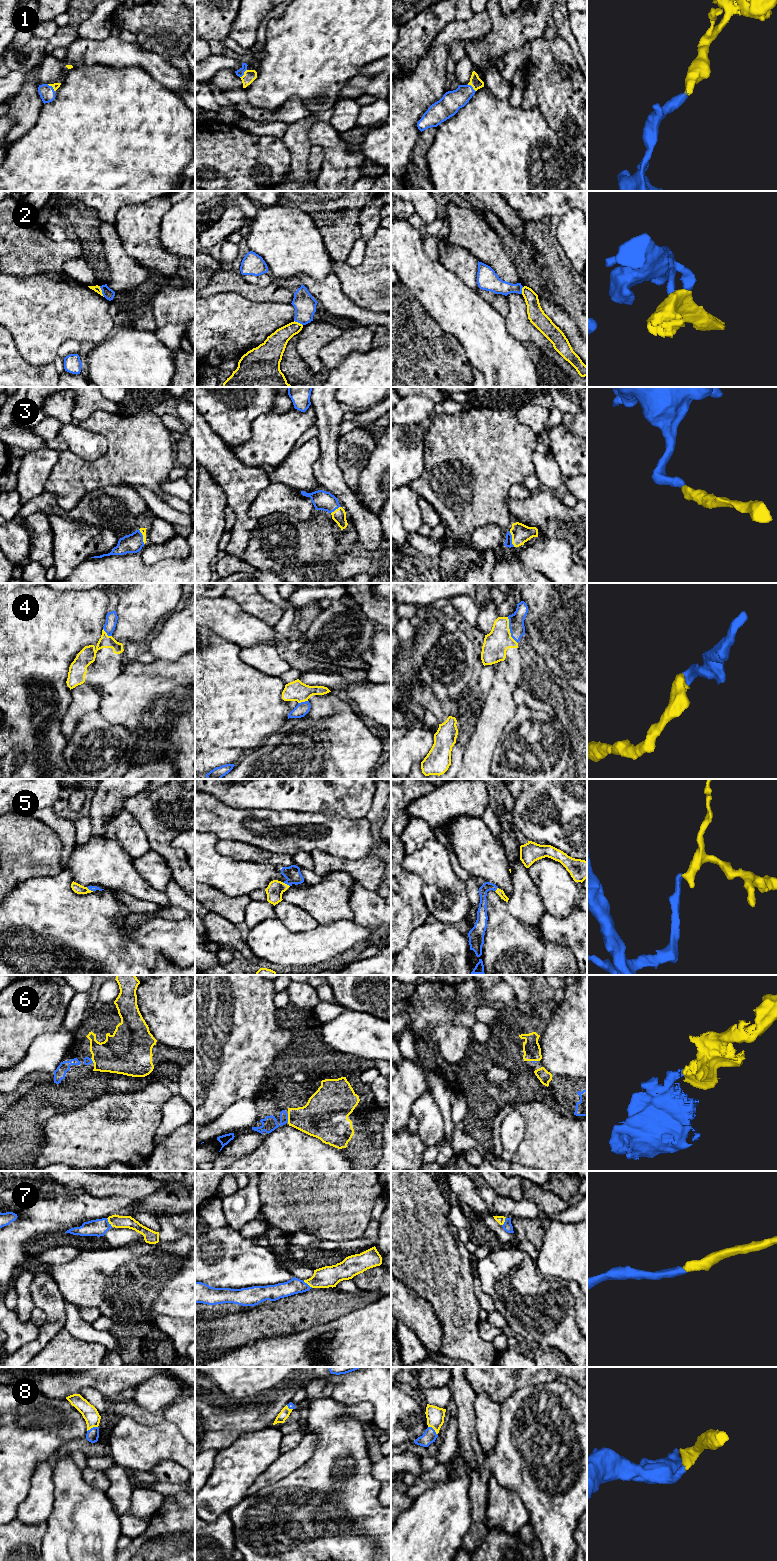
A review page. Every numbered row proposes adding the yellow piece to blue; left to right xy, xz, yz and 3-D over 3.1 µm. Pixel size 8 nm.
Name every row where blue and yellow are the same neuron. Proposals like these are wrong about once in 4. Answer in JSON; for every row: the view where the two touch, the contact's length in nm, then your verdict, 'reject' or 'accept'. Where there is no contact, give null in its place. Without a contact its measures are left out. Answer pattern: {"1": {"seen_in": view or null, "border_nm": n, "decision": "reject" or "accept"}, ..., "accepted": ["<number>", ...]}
{"1": {"seen_in": "yz", "border_nm": 90, "decision": "accept"}, "2": {"seen_in": "xy", "border_nm": 100, "decision": "reject"}, "3": {"seen_in": "yz", "border_nm": 130, "decision": "accept"}, "4": {"seen_in": "yz", "border_nm": 240, "decision": "accept"}, "5": {"seen_in": "xz", "border_nm": 70, "decision": "accept"}, "6": {"seen_in": "xz", "border_nm": 60, "decision": "accept"}, "7": {"seen_in": "xy", "border_nm": 90, "decision": "accept"}, "8": {"seen_in": "xy", "border_nm": 100, "decision": "accept"}, "accepted": ["1", "3", "4", "5", "6", "7", "8"]}

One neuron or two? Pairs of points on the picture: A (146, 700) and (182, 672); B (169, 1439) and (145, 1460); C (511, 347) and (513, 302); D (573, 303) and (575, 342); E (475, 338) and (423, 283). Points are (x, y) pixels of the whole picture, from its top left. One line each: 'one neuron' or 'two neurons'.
A: one neuron
B: one neuron
C: two neurons
D: two neurons
E: one neuron

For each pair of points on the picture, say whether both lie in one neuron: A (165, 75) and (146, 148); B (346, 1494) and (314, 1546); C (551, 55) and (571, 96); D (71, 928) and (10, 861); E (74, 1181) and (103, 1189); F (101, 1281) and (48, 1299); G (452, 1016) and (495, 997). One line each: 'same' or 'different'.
A: different
B: same
C: same
D: different
E: same
F: different
G: same

